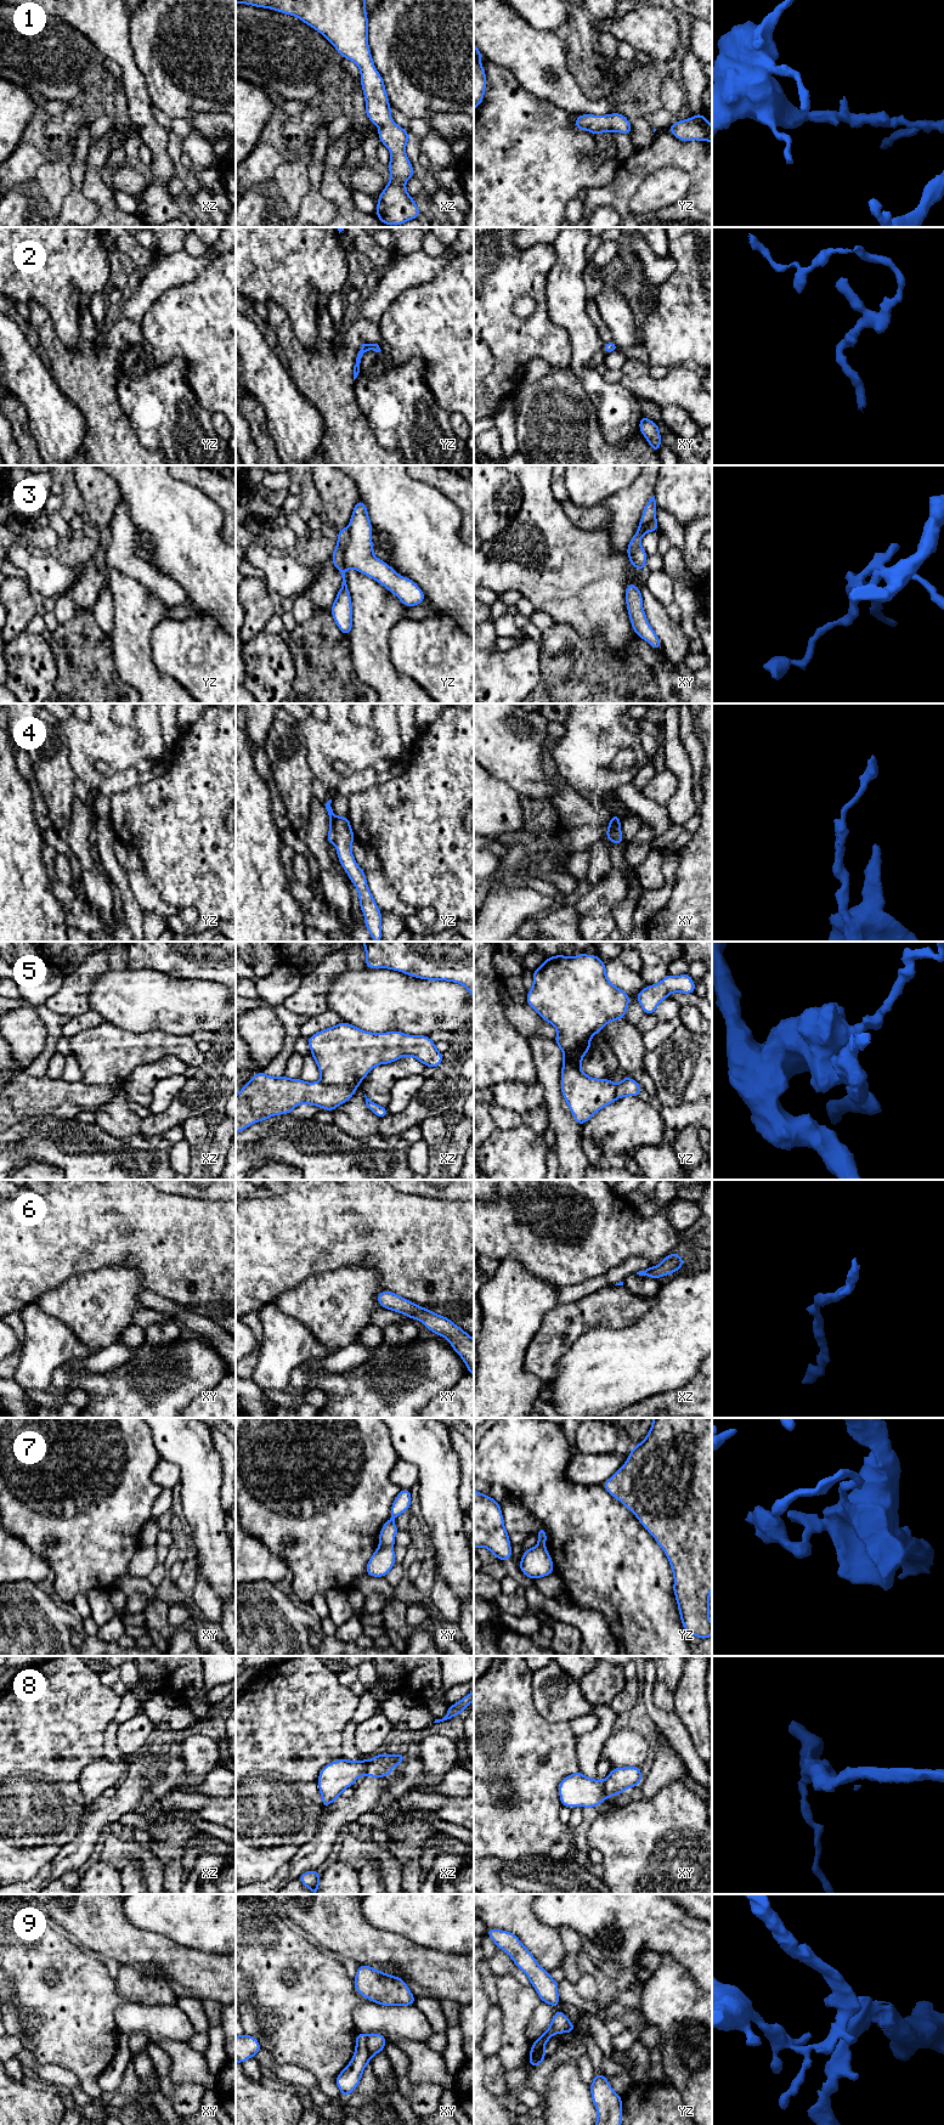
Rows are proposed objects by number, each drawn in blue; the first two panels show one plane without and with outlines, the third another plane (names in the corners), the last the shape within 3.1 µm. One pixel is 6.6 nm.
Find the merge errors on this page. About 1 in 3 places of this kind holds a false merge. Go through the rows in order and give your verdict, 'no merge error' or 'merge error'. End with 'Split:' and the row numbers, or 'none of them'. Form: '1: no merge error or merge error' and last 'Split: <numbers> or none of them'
1: no merge error
2: no merge error
3: no merge error
4: merge error
5: merge error
6: no merge error
7: merge error
8: merge error
9: merge error
Split: 4, 5, 7, 8, 9

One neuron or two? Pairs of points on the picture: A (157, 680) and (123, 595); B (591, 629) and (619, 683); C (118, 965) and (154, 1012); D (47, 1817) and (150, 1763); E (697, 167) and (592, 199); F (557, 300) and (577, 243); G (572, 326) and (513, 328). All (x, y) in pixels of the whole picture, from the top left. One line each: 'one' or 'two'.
A: one
B: two
C: two
D: two
E: one
F: one
G: two

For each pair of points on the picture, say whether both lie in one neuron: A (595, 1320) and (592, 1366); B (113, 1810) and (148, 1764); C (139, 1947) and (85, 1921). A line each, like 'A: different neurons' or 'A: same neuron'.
A: different neurons
B: same neuron
C: same neuron

